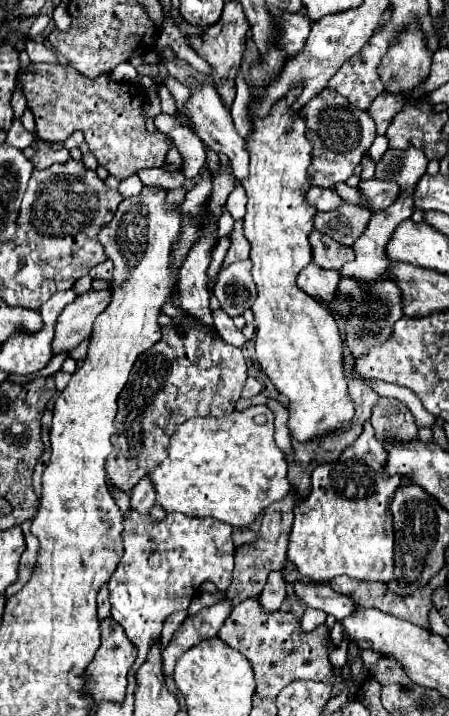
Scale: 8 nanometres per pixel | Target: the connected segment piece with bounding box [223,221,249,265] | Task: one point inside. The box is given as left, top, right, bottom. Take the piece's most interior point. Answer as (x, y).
(239, 249)

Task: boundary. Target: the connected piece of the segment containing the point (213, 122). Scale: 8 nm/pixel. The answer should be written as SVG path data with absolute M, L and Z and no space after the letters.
M191 81L191 97L185 101L183 107L177 109L177 115L183 115L191 121L193 131L197 133L197 137L211 149L211 151L221 151L229 157L233 173L237 179L245 179L245 175L249 175L249 153L245 151L245 139L237 135L231 113L225 111L221 97L217 95L217 91L205 83L205 81Z

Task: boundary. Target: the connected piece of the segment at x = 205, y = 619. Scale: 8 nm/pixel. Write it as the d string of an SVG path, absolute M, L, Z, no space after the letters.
M221 599L217 605L201 609L195 615L189 615L183 625L179 627L179 631L173 635L169 647L165 647L163 651L163 671L165 675L173 673L175 661L179 659L179 655L183 655L187 649L195 647L199 641L203 639L211 639L219 633L221 625L225 623L225 619L231 613L231 603L227 599Z

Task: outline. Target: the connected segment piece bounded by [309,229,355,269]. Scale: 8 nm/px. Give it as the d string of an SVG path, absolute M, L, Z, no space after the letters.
M317 229L309 235L312 247L312 260L321 269L341 269L343 263L353 261L353 249L351 247L337 247L329 237L321 235Z

